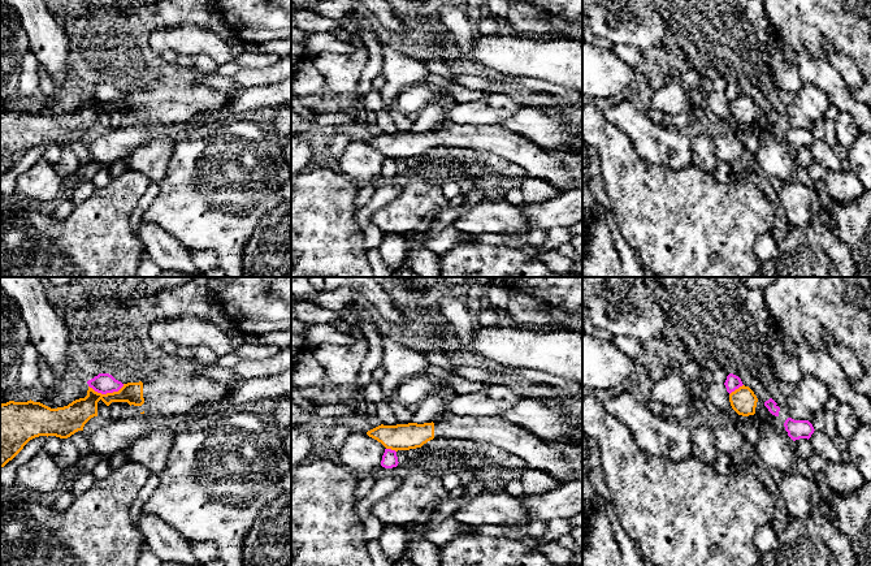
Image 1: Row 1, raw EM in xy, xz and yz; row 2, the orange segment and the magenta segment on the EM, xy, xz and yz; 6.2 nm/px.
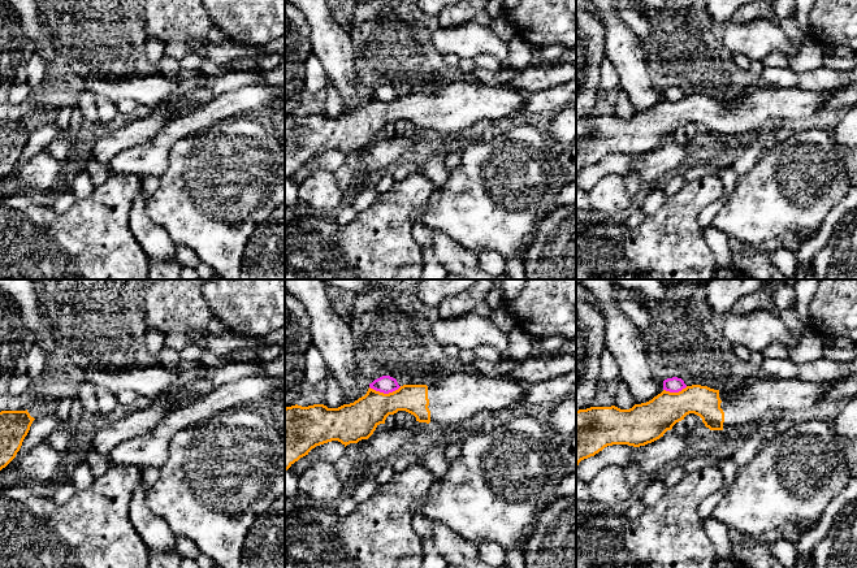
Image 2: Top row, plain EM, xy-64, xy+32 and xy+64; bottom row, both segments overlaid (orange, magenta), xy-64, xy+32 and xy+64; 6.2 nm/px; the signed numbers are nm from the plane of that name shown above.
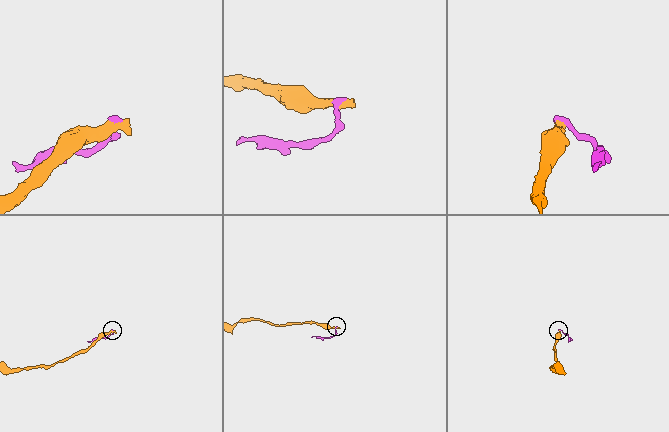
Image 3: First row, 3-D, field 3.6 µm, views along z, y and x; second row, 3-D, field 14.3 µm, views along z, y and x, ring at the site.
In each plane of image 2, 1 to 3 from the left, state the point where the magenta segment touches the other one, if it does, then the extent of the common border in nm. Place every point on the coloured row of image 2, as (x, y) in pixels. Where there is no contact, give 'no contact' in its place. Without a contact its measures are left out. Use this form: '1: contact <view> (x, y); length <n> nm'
1: no contact
2: contact xy+32 (385, 394); length 200 nm
3: contact xy+64 (675, 393); length 150 nm

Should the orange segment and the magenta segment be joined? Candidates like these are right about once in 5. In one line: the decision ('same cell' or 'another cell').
another cell

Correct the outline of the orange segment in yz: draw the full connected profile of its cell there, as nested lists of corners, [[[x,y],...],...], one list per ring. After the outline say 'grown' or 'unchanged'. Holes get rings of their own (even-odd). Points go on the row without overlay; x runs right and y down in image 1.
[[[740,95],[729,103],[729,111],[732,117],[742,125],[755,122],[758,107],[749,95]]]; unchanged

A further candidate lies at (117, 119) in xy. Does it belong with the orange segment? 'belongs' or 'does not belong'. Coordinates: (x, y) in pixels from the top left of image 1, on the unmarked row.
does not belong

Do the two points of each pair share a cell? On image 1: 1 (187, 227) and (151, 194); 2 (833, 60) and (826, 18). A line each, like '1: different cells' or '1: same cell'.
1: different cells
2: different cells

